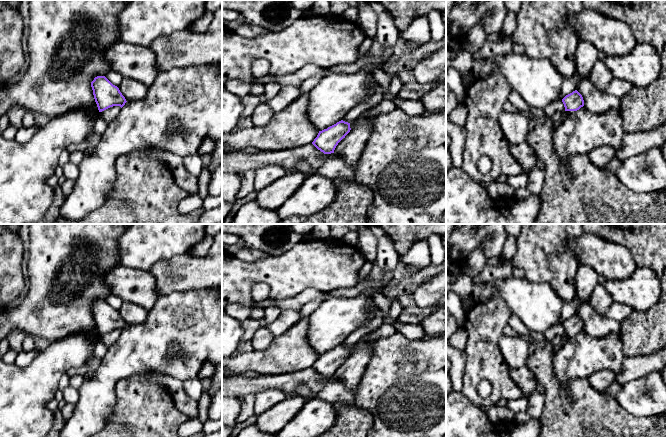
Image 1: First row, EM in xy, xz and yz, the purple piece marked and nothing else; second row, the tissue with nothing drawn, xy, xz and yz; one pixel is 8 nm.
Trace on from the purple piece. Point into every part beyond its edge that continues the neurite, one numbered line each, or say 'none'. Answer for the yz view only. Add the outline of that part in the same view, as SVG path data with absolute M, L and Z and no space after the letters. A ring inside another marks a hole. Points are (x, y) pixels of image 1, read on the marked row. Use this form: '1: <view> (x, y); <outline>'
1: yz (581, 131); M584 106L577 111L565 111L561 123L553 130L553 144L558 158L563 164L572 156L588 154L596 147L609 145L615 151L622 148L625 131L620 111L608 111L602 114L592 113Z

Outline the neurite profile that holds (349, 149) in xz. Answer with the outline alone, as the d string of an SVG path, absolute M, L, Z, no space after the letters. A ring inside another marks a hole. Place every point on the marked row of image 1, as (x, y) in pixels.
M363 113L355 120L354 127L338 143L334 150L337 158L348 165L358 162L367 140L369 139L376 115Z

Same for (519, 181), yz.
M524 172L516 176L509 176L505 182L515 189L524 188L528 183L528 173Z

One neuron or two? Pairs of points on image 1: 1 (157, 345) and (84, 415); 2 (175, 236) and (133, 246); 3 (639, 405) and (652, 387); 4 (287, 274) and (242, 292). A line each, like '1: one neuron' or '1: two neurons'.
1: one neuron
2: one neuron
3: one neuron
4: one neuron

